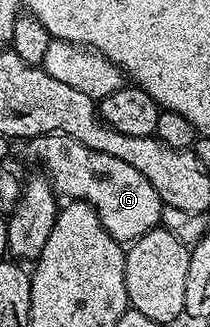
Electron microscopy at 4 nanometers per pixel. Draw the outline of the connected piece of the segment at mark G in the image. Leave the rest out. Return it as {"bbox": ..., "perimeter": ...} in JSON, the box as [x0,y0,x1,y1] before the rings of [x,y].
{"bbox":[26,135,162,245],"perimeter":[[[39,135],[27,140],[26,147],[29,157],[41,167],[37,168],[52,184],[57,196],[77,203],[89,203],[94,213],[98,213],[98,221],[102,221],[106,233],[110,233],[110,237],[114,237],[121,245],[131,245],[134,240],[141,239],[147,231],[161,226],[162,204],[154,185],[150,185],[150,181],[146,181],[146,177],[142,177],[138,169],[126,165],[126,161],[118,161],[118,157],[110,157],[110,153],[98,153],[94,149],[86,149],[86,145],[74,141],[68,135]]]}

